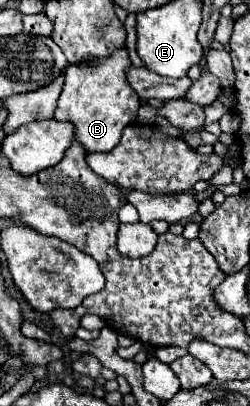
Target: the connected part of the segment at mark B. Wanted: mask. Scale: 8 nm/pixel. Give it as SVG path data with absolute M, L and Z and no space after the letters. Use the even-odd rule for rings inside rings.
M119 49L113 55L95 61L91 67L85 63L77 63L69 65L65 71L65 85L53 119L73 123L75 141L83 145L87 153L111 151L119 143L121 131L137 117L141 101L125 79L125 69L129 65L131 61L127 49Z

